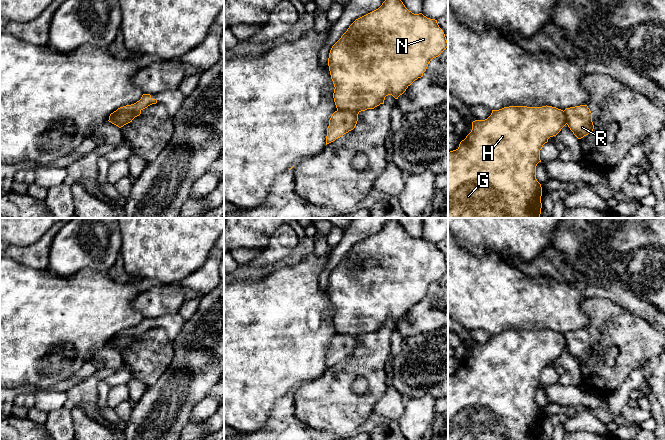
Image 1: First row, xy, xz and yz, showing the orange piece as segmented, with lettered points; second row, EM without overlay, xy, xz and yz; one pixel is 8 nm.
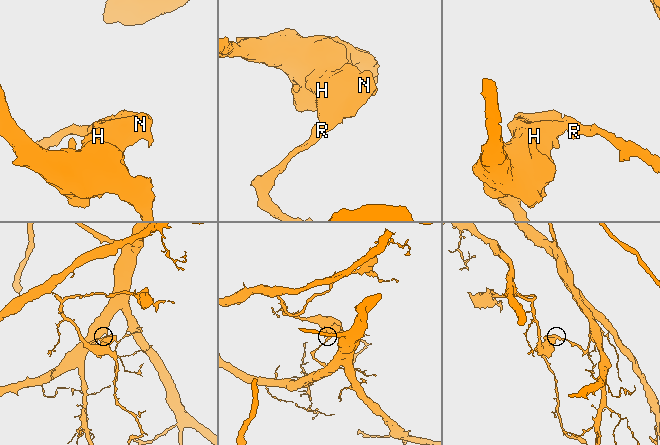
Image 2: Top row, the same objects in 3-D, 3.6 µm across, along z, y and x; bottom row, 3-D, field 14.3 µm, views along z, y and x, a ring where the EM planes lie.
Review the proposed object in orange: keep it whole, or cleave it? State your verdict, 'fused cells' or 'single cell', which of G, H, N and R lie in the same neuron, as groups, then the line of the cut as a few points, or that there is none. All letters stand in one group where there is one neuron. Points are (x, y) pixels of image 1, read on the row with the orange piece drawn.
fused cells; G H N / R; cut in xy along (140, 110), (113, 113), (109, 117)

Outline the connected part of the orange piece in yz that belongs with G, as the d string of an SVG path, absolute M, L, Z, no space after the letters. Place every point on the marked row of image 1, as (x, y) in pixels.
M509 106L499 110L492 110L485 120L472 122L472 130L462 140L456 150L448 152L448 218L540 218L542 187L536 179L536 166L540 160L540 150L550 137L556 136L567 124L564 111L552 106L527 107Z

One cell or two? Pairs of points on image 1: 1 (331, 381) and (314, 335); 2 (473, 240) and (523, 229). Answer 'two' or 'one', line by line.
1: two
2: one

